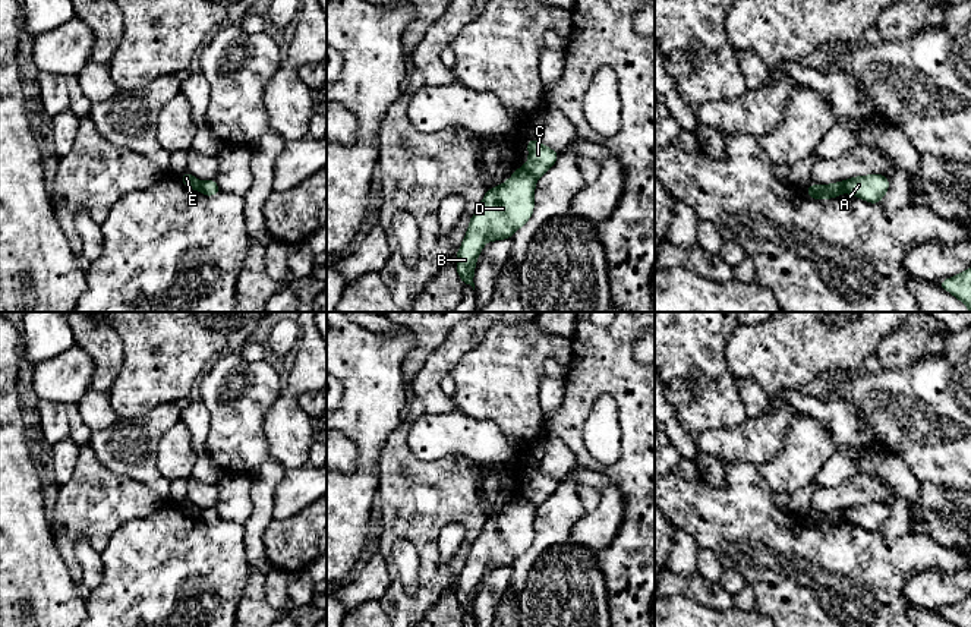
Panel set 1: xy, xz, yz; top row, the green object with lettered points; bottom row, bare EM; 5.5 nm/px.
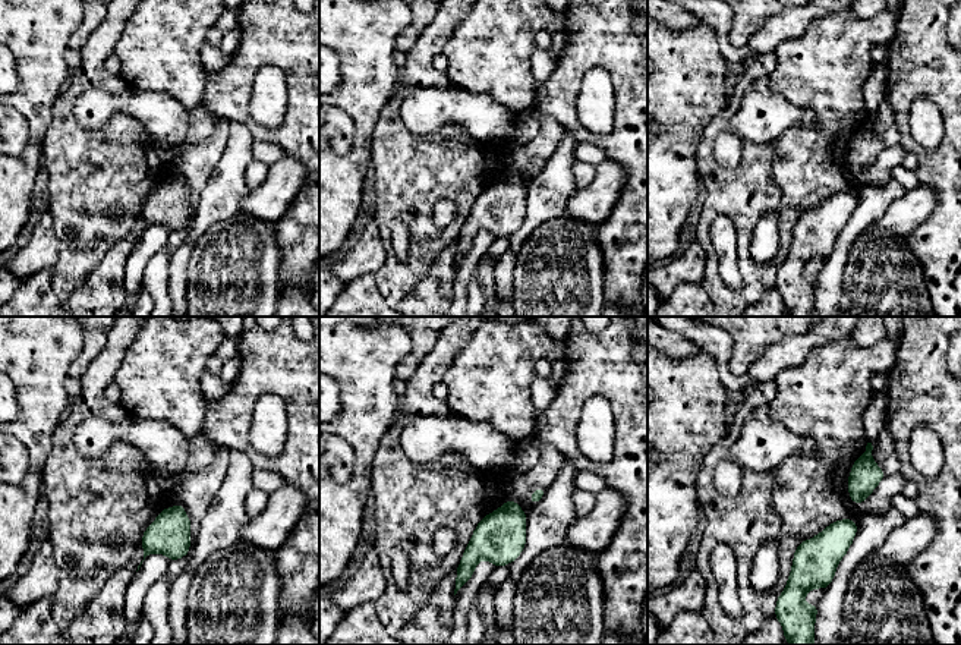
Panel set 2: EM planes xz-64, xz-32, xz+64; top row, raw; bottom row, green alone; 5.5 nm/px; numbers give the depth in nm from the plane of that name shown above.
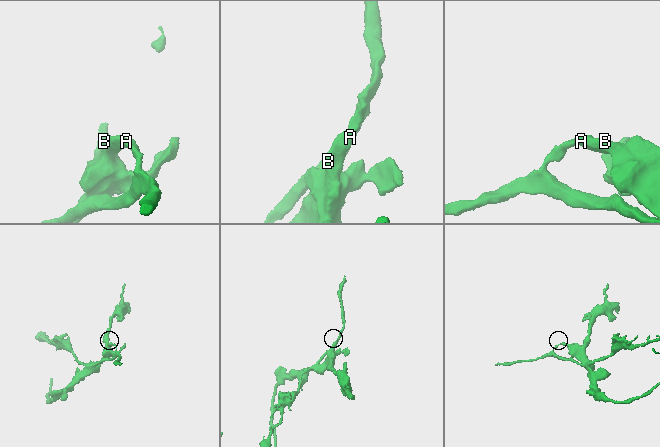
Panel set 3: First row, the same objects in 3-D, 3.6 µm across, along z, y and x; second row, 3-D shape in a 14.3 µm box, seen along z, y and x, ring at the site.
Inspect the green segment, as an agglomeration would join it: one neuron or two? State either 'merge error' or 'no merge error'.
merge error

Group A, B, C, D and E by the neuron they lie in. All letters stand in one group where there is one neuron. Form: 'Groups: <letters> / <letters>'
Groups: A B D E / C

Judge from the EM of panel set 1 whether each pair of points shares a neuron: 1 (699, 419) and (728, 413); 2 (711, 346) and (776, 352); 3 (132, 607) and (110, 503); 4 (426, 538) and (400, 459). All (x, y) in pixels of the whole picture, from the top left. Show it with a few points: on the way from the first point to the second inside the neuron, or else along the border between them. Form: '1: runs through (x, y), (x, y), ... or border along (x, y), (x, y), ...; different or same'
1: runs through (706, 419), (713, 413), (721, 413); same
2: border along (737, 327), (725, 350), (725, 366), (734, 378); different
3: border along (148, 516), (125, 522), (113, 533), (101, 554); different
4: runs through (419, 519), (416, 497), (403, 478); same

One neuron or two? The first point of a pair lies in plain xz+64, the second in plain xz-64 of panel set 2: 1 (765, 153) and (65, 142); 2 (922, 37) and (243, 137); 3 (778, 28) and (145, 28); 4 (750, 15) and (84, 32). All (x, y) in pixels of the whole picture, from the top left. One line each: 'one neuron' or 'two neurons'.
1: one neuron
2: two neurons
3: two neurons
4: one neuron

